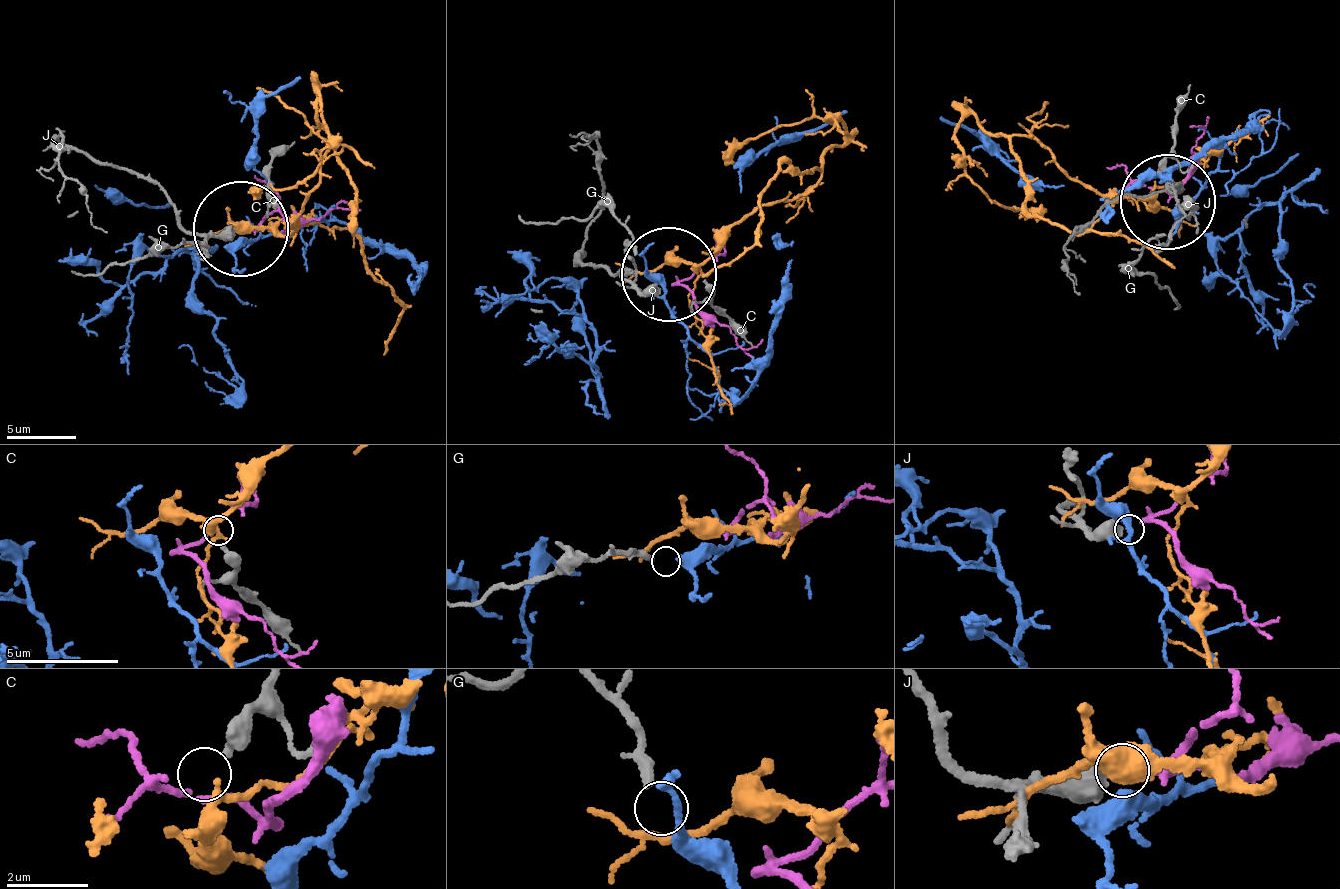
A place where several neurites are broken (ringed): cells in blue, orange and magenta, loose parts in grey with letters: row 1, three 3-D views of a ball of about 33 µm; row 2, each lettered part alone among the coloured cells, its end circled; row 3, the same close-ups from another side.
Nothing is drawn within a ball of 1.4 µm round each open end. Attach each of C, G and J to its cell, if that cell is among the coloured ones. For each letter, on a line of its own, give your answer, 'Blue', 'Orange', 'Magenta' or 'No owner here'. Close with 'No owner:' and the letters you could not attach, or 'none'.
C: No owner here
G: Blue
J: Magenta
No owner: C

